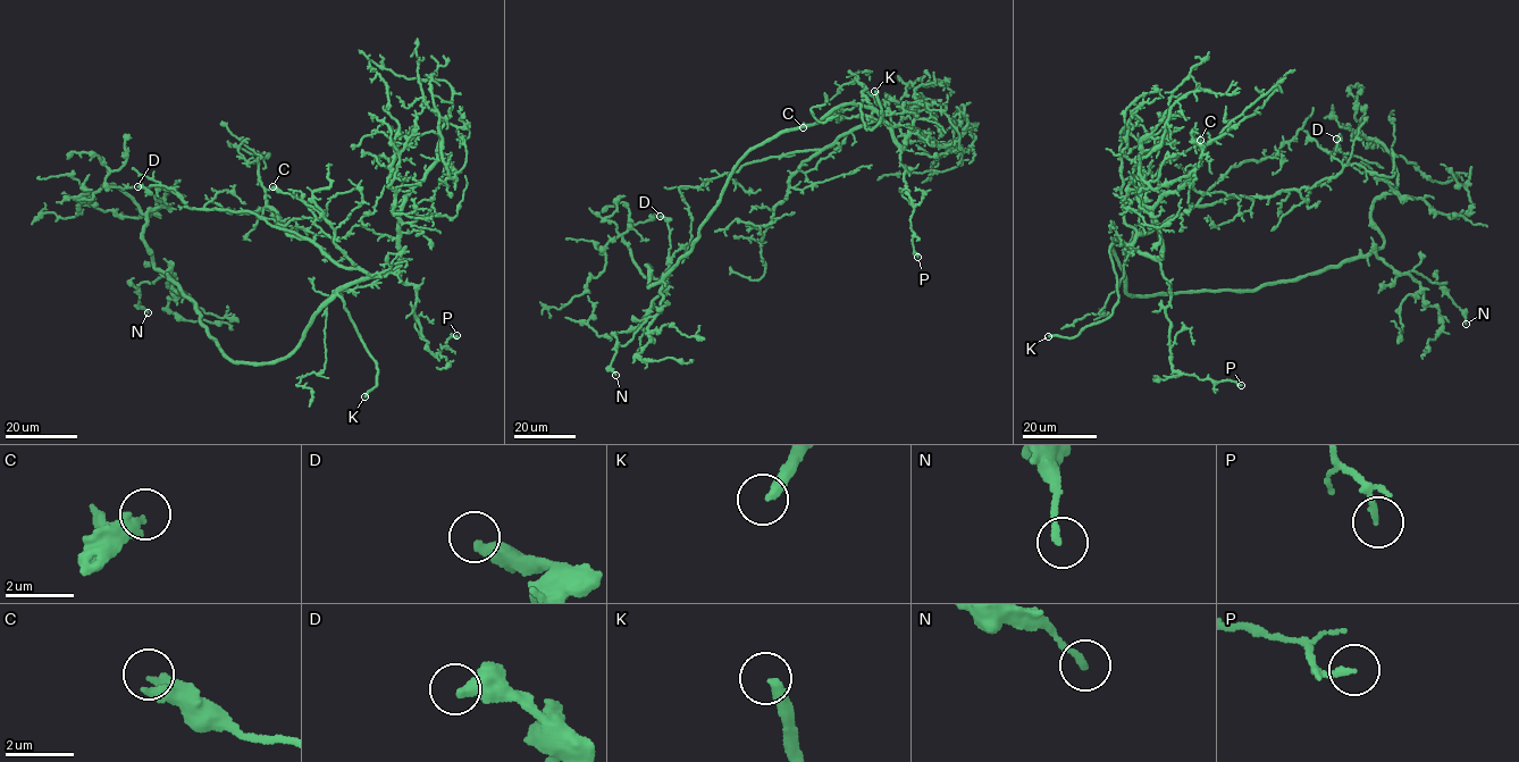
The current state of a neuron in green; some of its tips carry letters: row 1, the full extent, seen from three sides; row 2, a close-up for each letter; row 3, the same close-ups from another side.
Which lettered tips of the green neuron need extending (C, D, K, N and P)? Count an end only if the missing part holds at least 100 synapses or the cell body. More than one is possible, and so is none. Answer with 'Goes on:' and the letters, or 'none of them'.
Goes on: K

